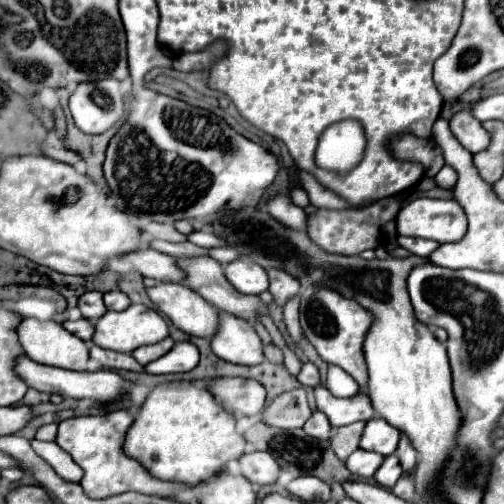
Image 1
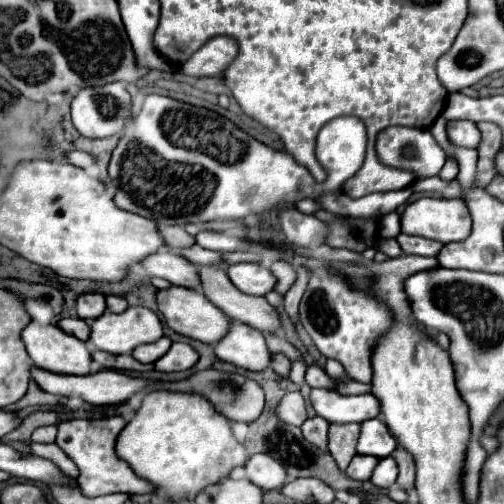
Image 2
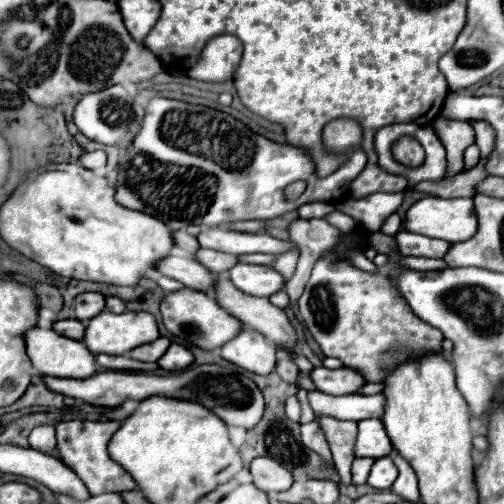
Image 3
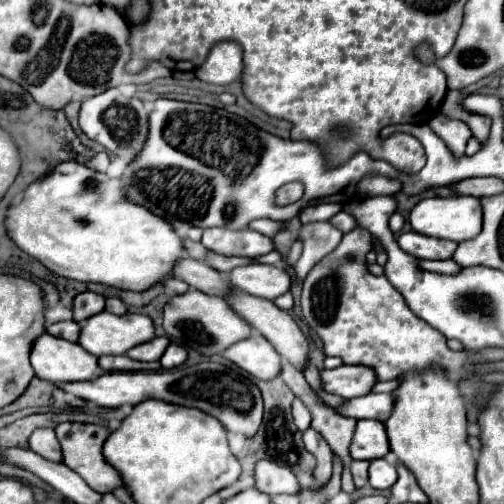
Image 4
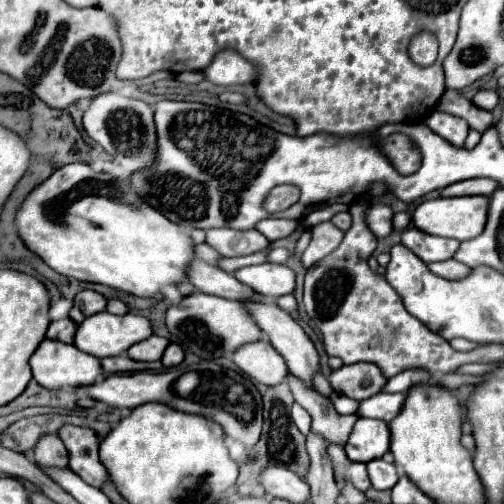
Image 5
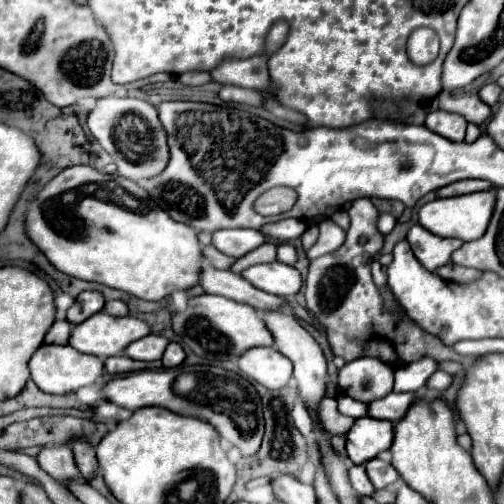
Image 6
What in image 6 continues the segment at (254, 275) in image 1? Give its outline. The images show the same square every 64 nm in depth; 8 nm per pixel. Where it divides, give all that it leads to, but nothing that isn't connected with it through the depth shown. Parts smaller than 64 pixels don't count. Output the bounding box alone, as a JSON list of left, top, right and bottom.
[242,262,302,296]

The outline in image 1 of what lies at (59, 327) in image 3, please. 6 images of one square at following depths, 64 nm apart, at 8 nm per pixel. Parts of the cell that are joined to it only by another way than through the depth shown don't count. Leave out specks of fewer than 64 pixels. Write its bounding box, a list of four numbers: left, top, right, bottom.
[62,320,94,342]

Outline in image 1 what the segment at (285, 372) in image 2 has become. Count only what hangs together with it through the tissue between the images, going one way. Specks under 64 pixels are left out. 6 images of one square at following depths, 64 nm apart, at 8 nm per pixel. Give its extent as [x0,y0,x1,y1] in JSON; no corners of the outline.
[264,344,284,364]

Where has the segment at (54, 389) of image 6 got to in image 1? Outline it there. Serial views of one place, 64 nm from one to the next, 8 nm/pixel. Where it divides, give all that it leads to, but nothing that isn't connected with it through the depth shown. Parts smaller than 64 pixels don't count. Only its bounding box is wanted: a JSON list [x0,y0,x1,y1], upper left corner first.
[16,318,88,372]

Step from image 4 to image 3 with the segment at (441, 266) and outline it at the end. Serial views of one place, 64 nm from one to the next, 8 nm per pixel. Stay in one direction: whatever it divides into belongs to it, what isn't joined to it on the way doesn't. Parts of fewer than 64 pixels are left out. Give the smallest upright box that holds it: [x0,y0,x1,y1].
[402,258,450,270]

